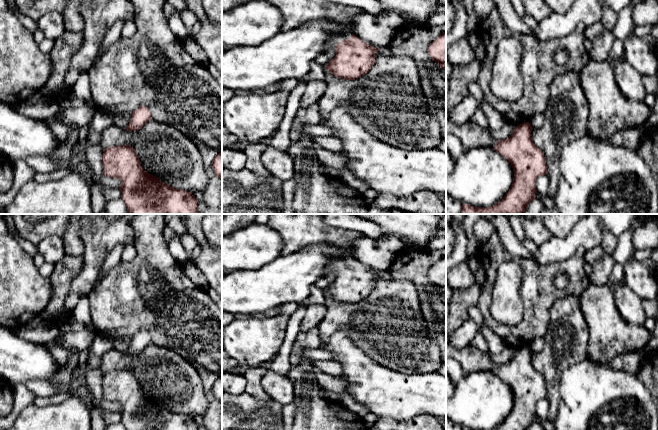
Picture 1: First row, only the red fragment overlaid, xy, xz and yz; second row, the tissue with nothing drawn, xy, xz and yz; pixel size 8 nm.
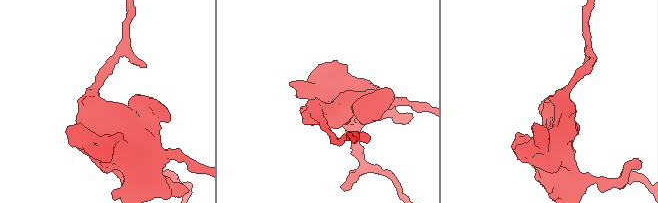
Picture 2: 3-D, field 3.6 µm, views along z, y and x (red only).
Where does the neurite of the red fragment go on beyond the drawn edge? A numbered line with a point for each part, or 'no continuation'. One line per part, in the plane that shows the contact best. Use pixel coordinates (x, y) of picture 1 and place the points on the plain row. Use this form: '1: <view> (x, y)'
1: xz (298, 231)

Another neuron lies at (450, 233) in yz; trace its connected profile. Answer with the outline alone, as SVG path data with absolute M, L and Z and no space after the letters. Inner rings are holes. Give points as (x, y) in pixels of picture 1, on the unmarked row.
M446 222L446 258L449 257L454 249L456 242L455 231L451 224Z

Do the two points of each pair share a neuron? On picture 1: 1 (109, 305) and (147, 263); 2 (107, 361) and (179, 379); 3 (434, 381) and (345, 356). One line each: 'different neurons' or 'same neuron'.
1: same neuron
2: same neuron
3: same neuron

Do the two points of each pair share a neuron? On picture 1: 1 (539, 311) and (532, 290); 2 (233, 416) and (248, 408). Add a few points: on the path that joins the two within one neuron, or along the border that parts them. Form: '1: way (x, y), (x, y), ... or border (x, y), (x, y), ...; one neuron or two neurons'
1: way (537, 306), (536, 295); one neuron
2: way (237, 416), (244, 412); one neuron

